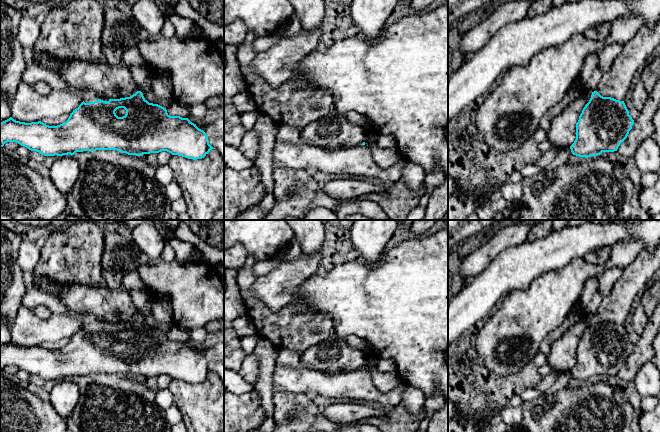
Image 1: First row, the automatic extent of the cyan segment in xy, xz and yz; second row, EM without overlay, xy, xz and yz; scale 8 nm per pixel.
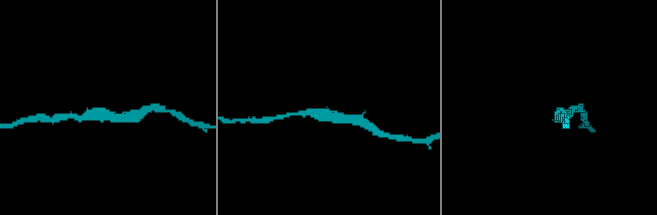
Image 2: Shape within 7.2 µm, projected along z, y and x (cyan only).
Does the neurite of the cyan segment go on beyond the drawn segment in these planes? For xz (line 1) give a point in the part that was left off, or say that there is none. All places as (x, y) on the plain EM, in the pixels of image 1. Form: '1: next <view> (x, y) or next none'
1: next none

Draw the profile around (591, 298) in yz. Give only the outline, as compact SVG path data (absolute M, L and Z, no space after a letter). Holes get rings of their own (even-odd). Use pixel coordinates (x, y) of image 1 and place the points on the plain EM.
M588 278L585 281L581 294L580 306L584 313L592 316L597 315L597 310L602 301L602 294L599 292L599 281L597 278Z

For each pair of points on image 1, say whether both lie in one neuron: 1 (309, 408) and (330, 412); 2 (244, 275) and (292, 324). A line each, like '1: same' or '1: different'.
1: different
2: same

